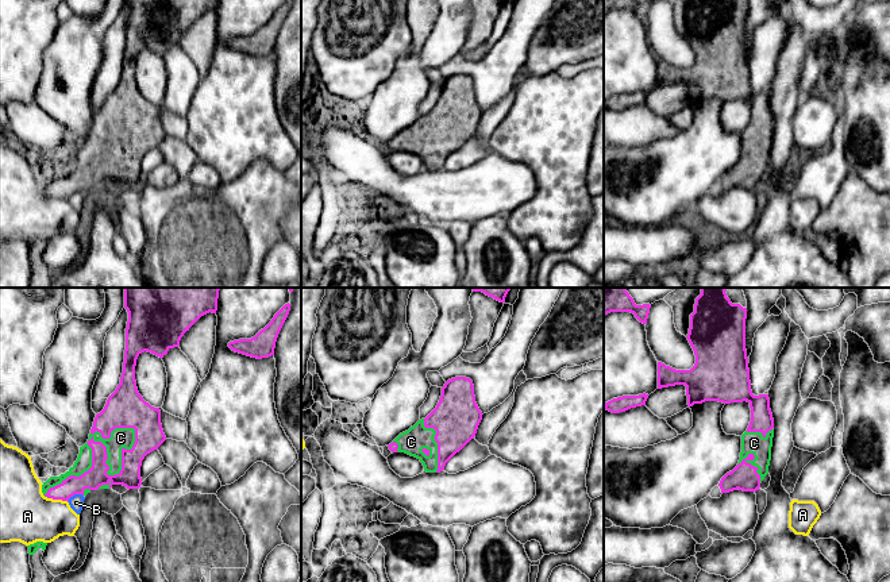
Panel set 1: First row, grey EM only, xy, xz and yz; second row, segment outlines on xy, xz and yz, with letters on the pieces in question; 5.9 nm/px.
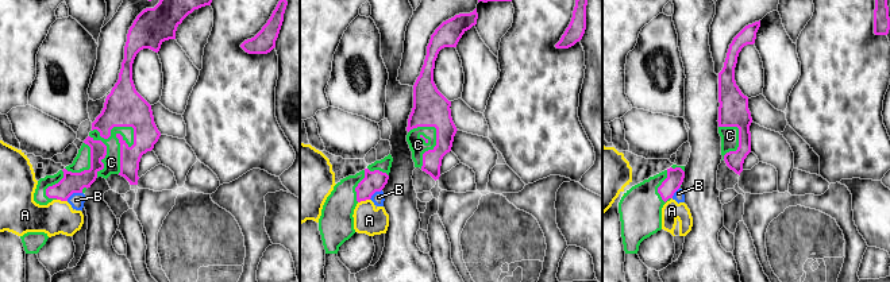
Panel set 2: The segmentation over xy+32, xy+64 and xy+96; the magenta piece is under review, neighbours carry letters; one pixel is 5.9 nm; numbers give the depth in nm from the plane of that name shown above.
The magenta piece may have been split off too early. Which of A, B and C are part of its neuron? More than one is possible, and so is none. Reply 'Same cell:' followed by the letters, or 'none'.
Same cell: C

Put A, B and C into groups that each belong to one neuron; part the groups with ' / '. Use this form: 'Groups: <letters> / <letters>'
Groups: A / B / C

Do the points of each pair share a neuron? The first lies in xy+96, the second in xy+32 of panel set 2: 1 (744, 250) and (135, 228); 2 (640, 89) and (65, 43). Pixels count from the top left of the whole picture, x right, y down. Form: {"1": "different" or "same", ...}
{"1": "same", "2": "same"}

